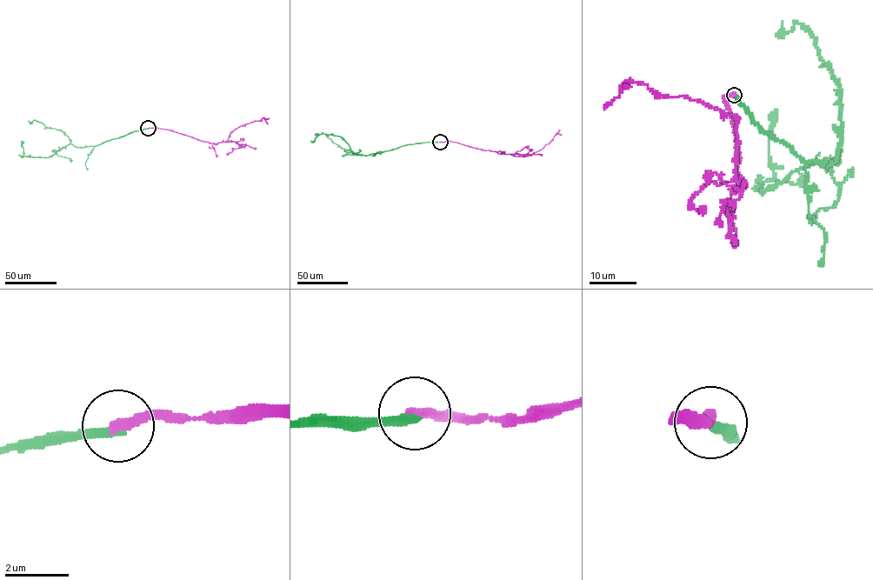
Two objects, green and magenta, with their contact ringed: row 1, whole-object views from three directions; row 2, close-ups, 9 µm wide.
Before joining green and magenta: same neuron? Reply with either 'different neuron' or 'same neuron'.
different neuron

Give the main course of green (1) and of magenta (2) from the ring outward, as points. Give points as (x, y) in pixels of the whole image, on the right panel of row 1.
1: (734, 95), (807, 163), (831, 164), (840, 145), (828, 164), (802, 166), (762, 194), (774, 180), (776, 109)
2: (734, 95), (723, 98), (736, 137), (739, 190), (732, 115), (636, 82), (603, 109)

